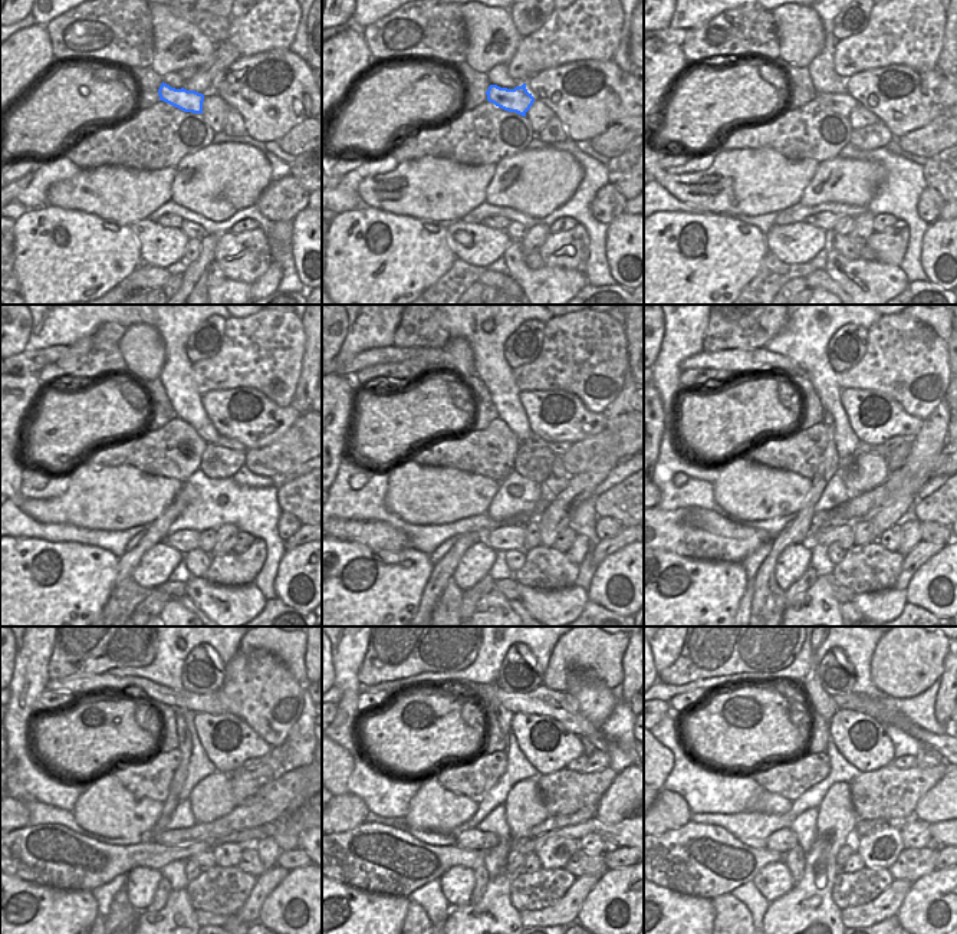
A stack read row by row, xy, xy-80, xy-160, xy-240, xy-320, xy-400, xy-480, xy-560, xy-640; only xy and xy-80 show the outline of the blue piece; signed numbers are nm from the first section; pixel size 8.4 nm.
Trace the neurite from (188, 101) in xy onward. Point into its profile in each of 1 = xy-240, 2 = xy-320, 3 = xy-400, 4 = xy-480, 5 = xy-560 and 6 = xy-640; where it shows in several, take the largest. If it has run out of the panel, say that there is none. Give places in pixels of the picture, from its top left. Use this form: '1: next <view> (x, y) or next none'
1: next xy-240 (207, 433)
2: next xy-320 (533, 441)
3: next xy-400 (877, 450)
4: next xy-480 (270, 766)
5: next xy-560 (597, 760)
6: next xy-640 (923, 760)

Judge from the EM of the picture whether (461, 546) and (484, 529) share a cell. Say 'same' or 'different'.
different

